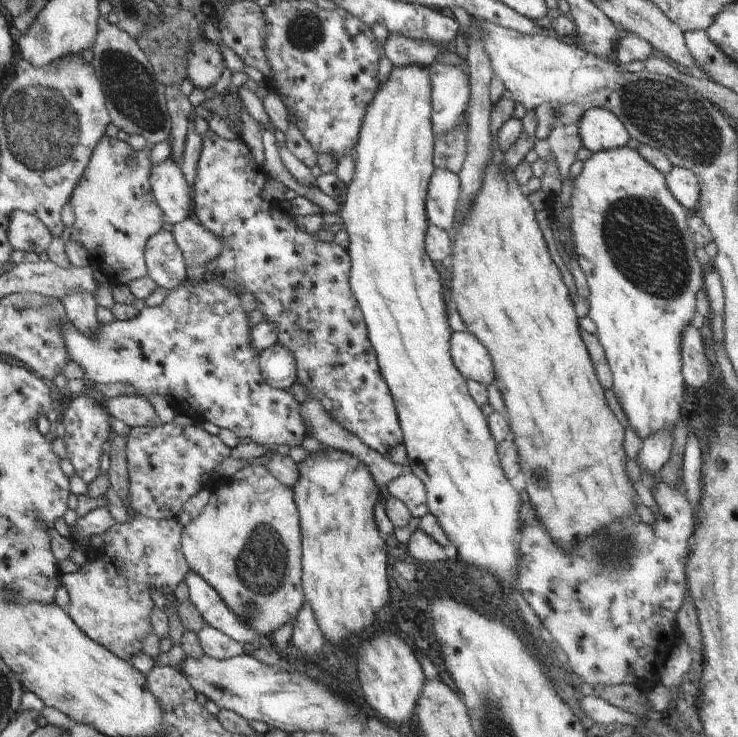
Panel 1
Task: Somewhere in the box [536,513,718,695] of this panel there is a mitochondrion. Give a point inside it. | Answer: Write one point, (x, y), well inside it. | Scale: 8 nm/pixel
(616, 553)

